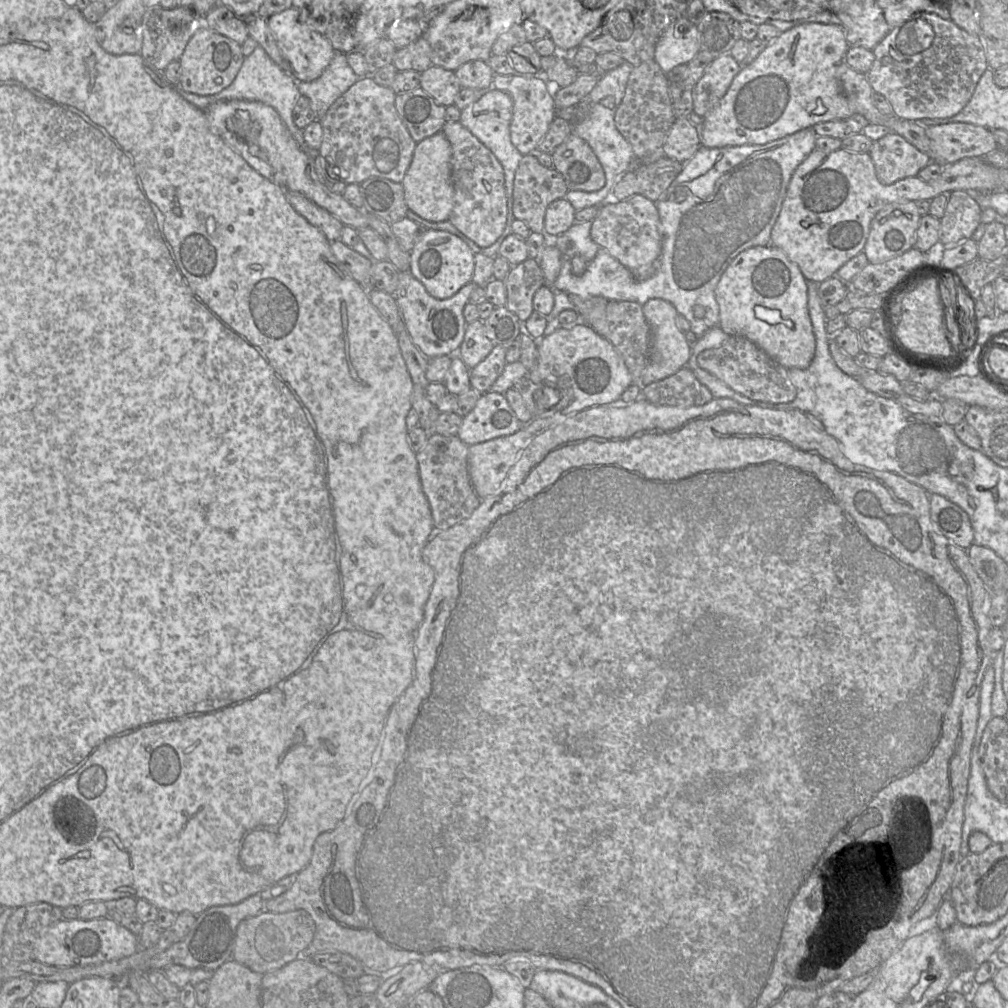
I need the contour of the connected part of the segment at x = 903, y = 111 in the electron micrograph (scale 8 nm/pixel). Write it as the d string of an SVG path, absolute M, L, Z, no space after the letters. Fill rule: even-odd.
M935 13L914 14L891 29L874 47L873 53L875 59L867 73L873 91L890 102L896 117L909 121L955 116L967 105L982 74L988 69L982 37L969 34L952 20L945 20Z

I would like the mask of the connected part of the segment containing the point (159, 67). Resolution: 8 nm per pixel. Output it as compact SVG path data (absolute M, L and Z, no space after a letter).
M148 7L142 17L142 47L140 55L159 72L163 72L172 61L179 60L185 47L202 24L187 7L175 8Z

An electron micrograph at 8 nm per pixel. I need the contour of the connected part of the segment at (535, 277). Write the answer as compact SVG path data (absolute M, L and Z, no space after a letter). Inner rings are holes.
M528 257L512 266L504 280L507 309L520 321L525 322L534 311L534 295L544 284L544 275L538 259Z

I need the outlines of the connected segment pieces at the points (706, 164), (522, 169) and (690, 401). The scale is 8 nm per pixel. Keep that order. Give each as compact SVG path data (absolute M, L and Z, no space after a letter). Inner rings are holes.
M806 128L800 130L794 134L781 138L779 140L775 140L769 142L764 145L742 145L742 146L730 146L723 148L706 148L701 146L694 156L683 164L683 168L678 176L674 179L668 189L661 195L661 197L657 200L656 207L659 213L660 219L660 231L662 236L662 249L660 256L657 260L656 266L654 268L654 273L645 280L637 280L633 274L623 266L617 259L611 256L607 250L603 248L599 248L596 256L592 261L590 261L587 265L585 272L576 276L572 273L572 265L569 268L570 278L567 283L570 288L579 292L581 298L590 298L590 297L603 297L607 300L617 300L617 301L633 301L637 302L643 306L648 300L653 298L659 298L670 302L676 309L676 311L683 315L690 322L690 330L696 334L699 338L702 336L709 328L714 326L719 326L719 305L715 298L715 289L716 286L723 274L726 270L730 262L741 252L752 248L752 247L761 247L768 246L771 244L771 231L772 228L779 216L779 213L782 208L782 204L786 195L787 187L789 181L792 177L792 174L796 170L796 168L803 162L803 160L814 150L816 149L816 139L817 135L812 128ZM678 187L688 187L689 194L683 202L677 202L675 199L675 192ZM694 305L703 305L705 306L705 316L703 318L696 318L693 314L693 306Z
M536 154L524 155L514 177L513 215L524 221L531 232L544 233L546 209L555 200L564 198L568 190L563 176L554 167L541 165Z
M684 366L662 380L642 386L641 398L657 405L690 407L704 405L714 397L693 371Z

